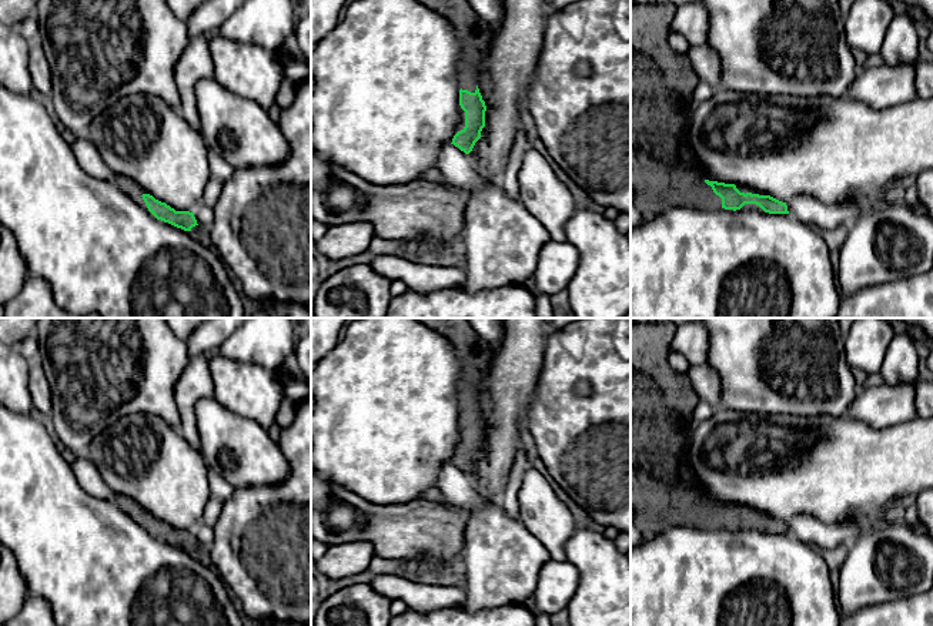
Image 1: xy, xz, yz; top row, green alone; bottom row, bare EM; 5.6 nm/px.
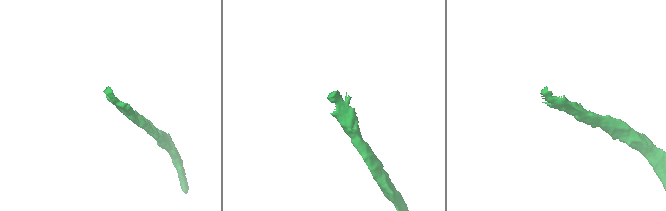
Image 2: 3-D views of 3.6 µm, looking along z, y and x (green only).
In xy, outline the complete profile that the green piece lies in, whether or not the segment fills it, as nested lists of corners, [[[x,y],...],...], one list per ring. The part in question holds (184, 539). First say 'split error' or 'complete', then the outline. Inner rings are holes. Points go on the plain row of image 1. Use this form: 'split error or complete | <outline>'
split error | [[[116,493],[114,503],[157,539],[168,542],[184,550],[191,550],[193,546],[198,545],[194,532],[175,530],[165,522],[156,519],[136,501],[126,495]]]

